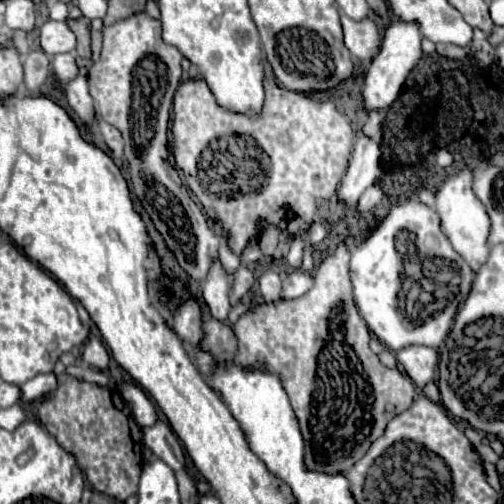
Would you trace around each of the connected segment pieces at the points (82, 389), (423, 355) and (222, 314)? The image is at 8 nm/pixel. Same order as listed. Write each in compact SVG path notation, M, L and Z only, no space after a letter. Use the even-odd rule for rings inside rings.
M67 378L59 392L53 392L41 402L39 420L67 452L77 456L79 466L83 466L83 472L95 490L105 492L117 500L127 500L133 492L137 492L141 476L139 462L143 460L141 428L131 416L129 404L117 390L113 392L111 388Z
M409 346L395 354L399 364L405 368L407 376L413 380L417 388L433 382L435 366L437 366L437 352L427 346Z
M219 260L211 266L211 272L203 284L203 302L215 320L219 320L219 322L227 320L227 314L229 314L229 280L225 278L225 270L221 268Z

